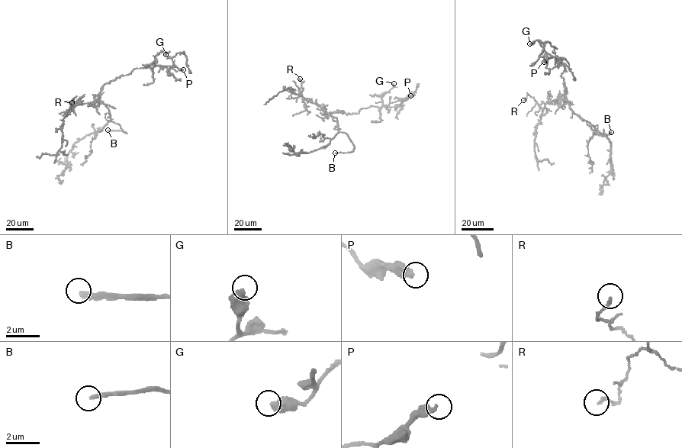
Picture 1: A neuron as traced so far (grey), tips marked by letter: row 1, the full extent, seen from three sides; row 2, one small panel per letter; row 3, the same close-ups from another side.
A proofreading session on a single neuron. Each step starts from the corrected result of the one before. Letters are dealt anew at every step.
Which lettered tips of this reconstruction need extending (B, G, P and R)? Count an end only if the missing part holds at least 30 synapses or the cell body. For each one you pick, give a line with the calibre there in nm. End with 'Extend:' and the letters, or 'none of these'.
B: 300 nm thick
Extend: B

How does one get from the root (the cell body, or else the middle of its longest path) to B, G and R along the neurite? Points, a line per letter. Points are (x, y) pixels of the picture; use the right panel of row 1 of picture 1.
B: (564, 87), (565, 98), (574, 114), (585, 120), (596, 133), (605, 136), (611, 132)
G: (564, 87), (561, 75), (564, 67), (557, 58), (548, 54), (537, 40), (529, 43)
R: (564, 87), (566, 99), (548, 101), (543, 108), (528, 95), (523, 100)

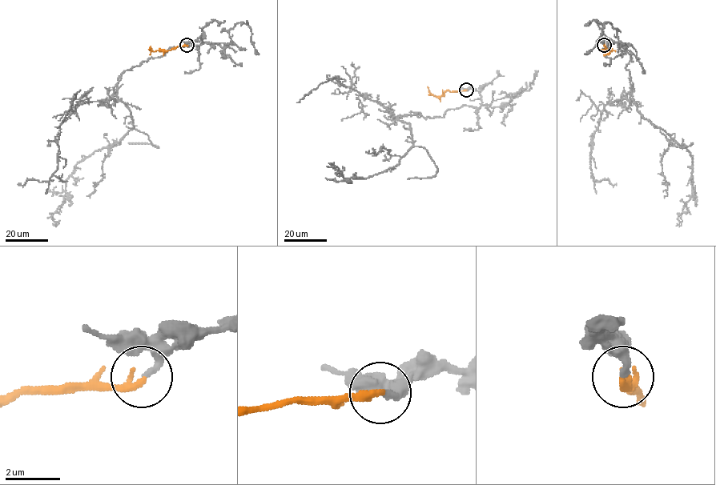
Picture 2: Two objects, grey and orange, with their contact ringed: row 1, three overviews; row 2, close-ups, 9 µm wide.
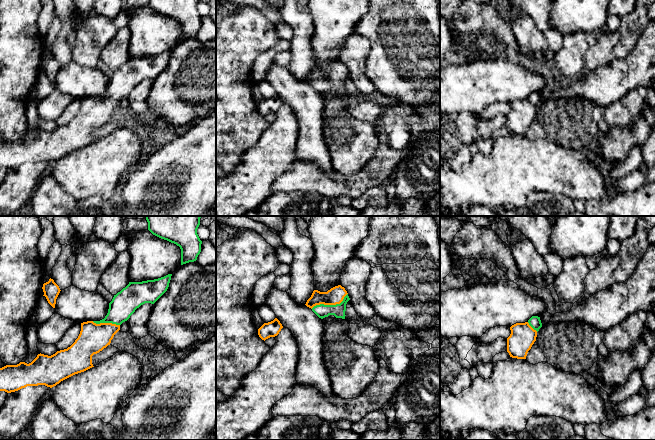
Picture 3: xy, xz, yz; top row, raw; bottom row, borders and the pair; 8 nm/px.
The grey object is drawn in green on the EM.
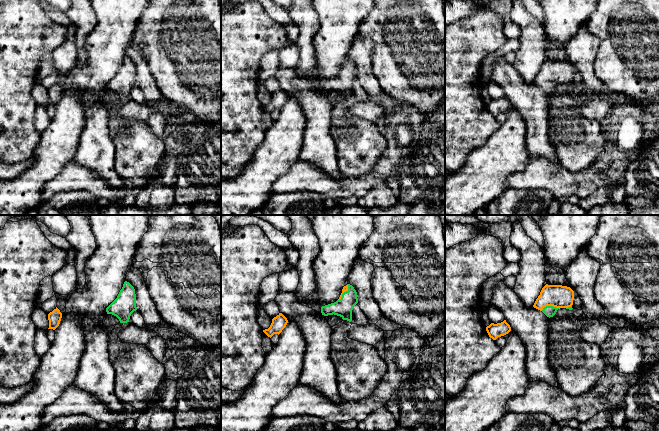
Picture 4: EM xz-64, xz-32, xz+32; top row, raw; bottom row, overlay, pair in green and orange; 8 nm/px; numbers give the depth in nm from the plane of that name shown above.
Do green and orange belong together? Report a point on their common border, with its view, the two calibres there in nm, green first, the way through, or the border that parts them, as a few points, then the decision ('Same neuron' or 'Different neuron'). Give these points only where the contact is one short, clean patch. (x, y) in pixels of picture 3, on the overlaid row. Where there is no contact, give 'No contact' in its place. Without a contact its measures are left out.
Touches green at xz (330, 305). Thickness 110 nm (green) against 140 nm. Path across: xz (338, 310), (330, 305), (334, 301), (335, 295). Same neuron

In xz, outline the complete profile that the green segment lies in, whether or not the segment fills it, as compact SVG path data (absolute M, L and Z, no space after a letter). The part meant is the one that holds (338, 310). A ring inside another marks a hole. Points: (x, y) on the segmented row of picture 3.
M338 285L327 292L314 290L305 305L311 308L321 319L329 315L345 319L346 304L349 300L350 298L345 288Z

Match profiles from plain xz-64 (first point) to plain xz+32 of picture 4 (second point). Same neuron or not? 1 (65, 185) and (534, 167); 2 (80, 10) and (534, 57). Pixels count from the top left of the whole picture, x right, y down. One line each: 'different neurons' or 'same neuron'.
1: same neuron
2: same neuron

